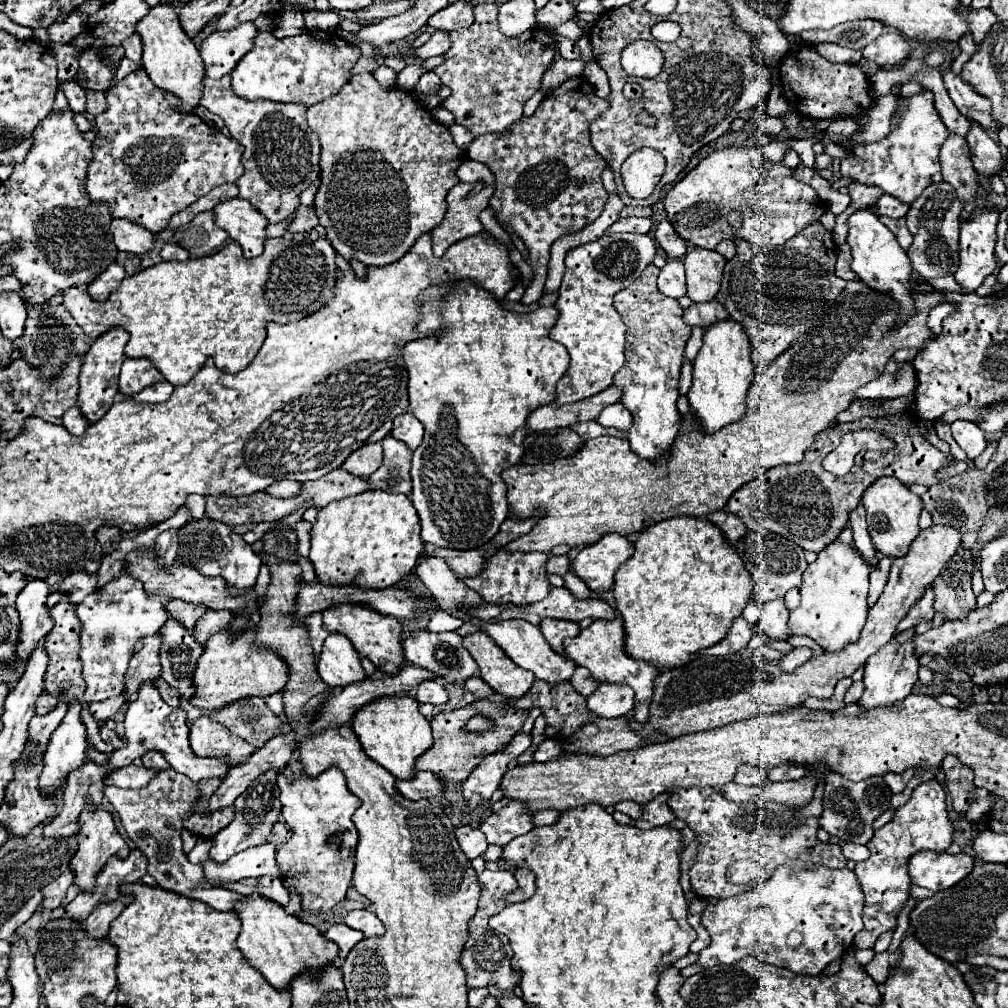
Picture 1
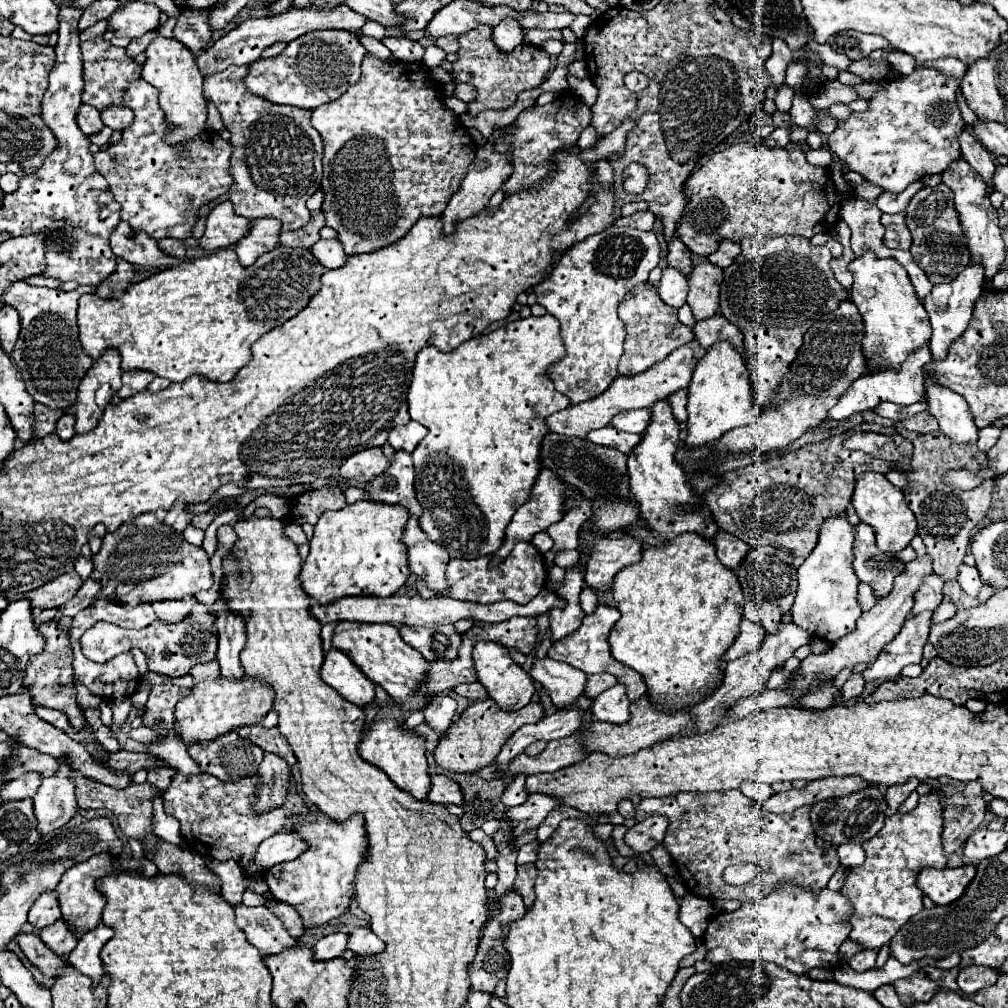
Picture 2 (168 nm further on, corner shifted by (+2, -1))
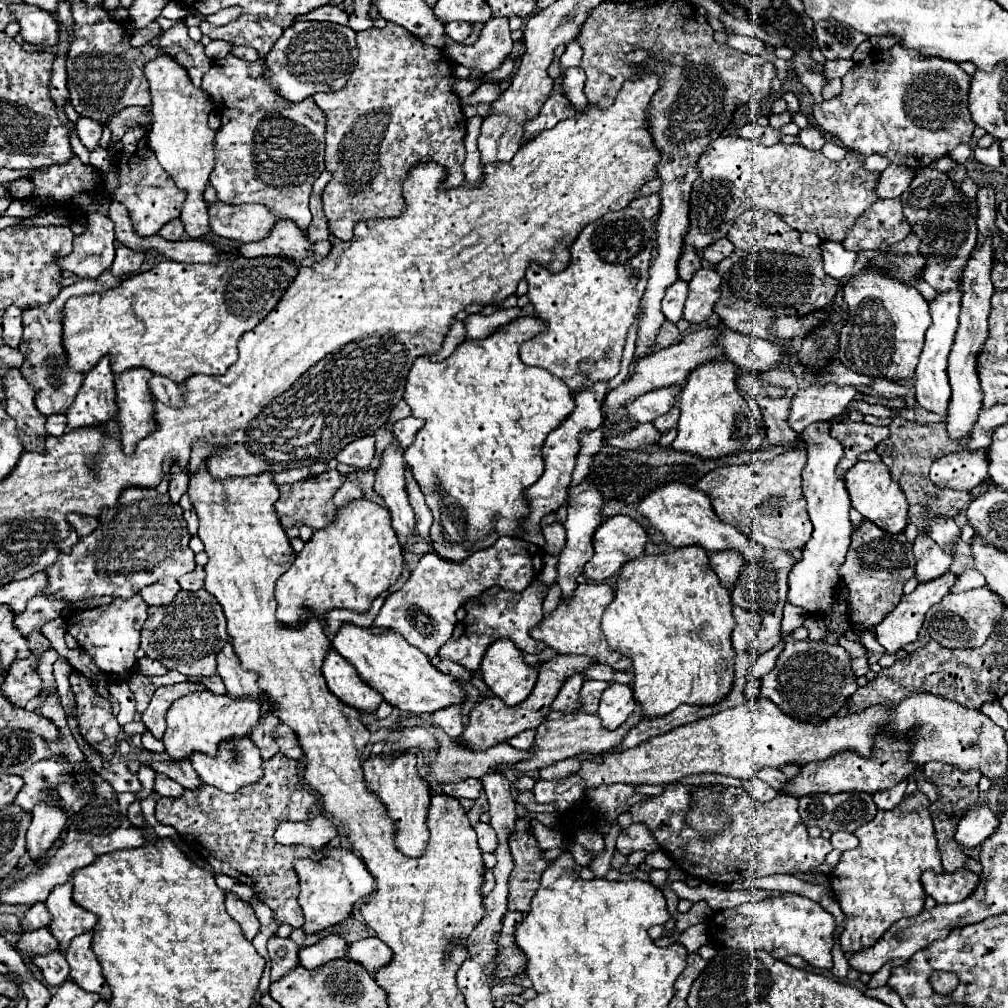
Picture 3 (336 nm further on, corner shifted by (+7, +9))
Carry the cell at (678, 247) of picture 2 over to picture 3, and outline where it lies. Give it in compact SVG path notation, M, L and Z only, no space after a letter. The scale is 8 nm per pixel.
M686 246L684 252L682 252L682 258L680 258L680 262L678 262L678 274L680 274L680 278L682 278L684 282L690 282L692 276L694 276L694 272L696 272L700 266L702 266L700 256L698 256L692 248Z

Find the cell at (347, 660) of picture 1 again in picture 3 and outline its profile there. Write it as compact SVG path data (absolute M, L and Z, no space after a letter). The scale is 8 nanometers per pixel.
M330 650L330 654L326 656L322 674L326 678L330 692L342 704L356 708L358 712L372 714L378 710L380 702L384 700L378 692L374 692L374 688L364 684L356 668L346 658L342 658L336 650Z

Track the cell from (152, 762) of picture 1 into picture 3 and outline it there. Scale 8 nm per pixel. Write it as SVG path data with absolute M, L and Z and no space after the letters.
M156 774L156 780L154 780L154 782L156 782L156 784L154 784L154 792L156 792L158 796L178 798L178 796L182 796L182 792L184 792L184 788L182 788L178 782L170 780L170 778L164 776L164 774Z

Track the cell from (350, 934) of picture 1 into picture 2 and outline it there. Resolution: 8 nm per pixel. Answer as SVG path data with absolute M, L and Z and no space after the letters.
M335 932L335 934L329 934L325 938L321 938L315 946L313 946L313 952L315 952L315 960L329 960L329 958L353 958L355 954L351 954L351 950L347 948L347 934L343 932Z

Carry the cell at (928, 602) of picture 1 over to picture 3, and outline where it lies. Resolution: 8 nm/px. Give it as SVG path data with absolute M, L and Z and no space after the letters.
M926 534L916 536L912 550L916 556L916 576L920 582L940 578L952 564L952 556L938 548L938 544L934 544L934 540L930 540Z

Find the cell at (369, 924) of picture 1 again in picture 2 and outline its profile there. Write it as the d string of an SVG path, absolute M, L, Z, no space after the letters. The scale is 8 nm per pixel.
M355 928L349 936L347 944L355 954L377 954L385 950L385 942L377 938L377 934L371 928Z

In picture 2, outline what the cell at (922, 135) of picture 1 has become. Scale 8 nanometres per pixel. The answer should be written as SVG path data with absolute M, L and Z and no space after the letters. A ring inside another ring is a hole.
M923 68L911 76L891 80L881 88L865 112L853 112L849 120L839 122L829 134L829 150L853 172L881 186L885 192L903 192L925 174L941 174L961 156L957 136L965 122L955 102L959 80ZM941 112L941 120L939 114Z

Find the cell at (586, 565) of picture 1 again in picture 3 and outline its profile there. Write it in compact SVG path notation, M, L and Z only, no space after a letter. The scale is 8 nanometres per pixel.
M612 516L612 518L608 518L594 534L594 556L586 564L584 576L588 580L594 580L594 582L602 582L610 576L616 576L626 562L638 558L644 552L646 540L648 540L646 530L636 520L632 520L630 516Z

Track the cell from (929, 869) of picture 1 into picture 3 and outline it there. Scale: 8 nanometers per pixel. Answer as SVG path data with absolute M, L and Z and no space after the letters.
M958 870L954 874L924 872L922 886L926 894L932 896L938 904L944 904L944 902L950 904L950 902L966 900L978 886L978 876L970 870Z

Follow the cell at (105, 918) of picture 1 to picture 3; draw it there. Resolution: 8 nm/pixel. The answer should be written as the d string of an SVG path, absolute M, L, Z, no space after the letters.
M94 932L76 936L66 950L66 962L70 964L72 980L82 990L94 992L102 1000L110 1000L110 986L106 984L106 978L102 976L102 966L98 964L96 956L90 948L92 936L94 936Z

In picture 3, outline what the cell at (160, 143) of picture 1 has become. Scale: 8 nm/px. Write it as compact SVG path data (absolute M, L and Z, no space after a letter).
M134 128L128 130L122 138L124 148L118 154L118 170L120 170L120 188L116 188L114 198L120 200L130 214L134 232L138 232L138 236L146 238L146 236L154 236L158 234L158 230L180 216L180 208L186 200L184 192L176 188L176 184L172 182L172 178L168 176L168 172L164 172L164 168L158 164L154 152L148 146L148 130L144 132L144 128Z

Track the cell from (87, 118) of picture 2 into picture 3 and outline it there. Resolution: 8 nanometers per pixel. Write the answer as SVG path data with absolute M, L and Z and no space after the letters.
M80 118L78 120L78 138L80 142L92 152L94 148L98 148L102 136L102 126L90 118Z

